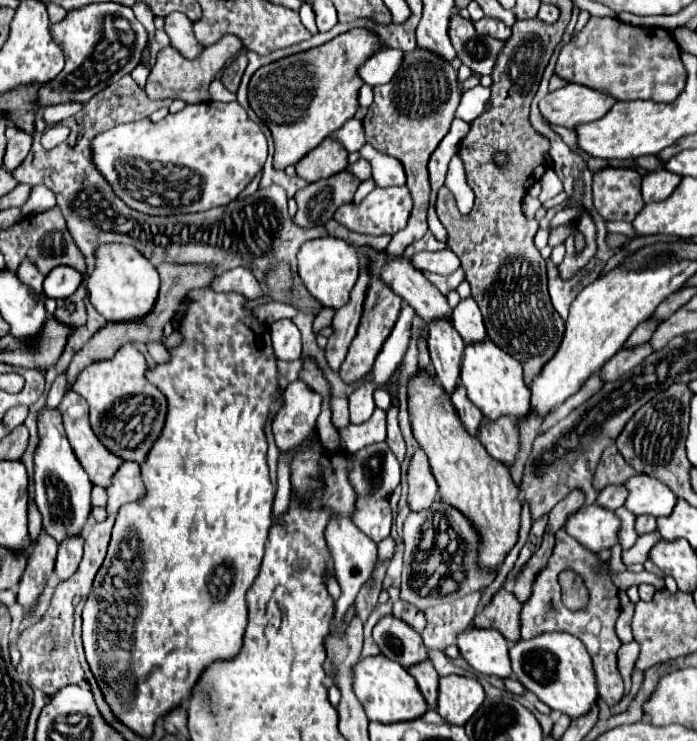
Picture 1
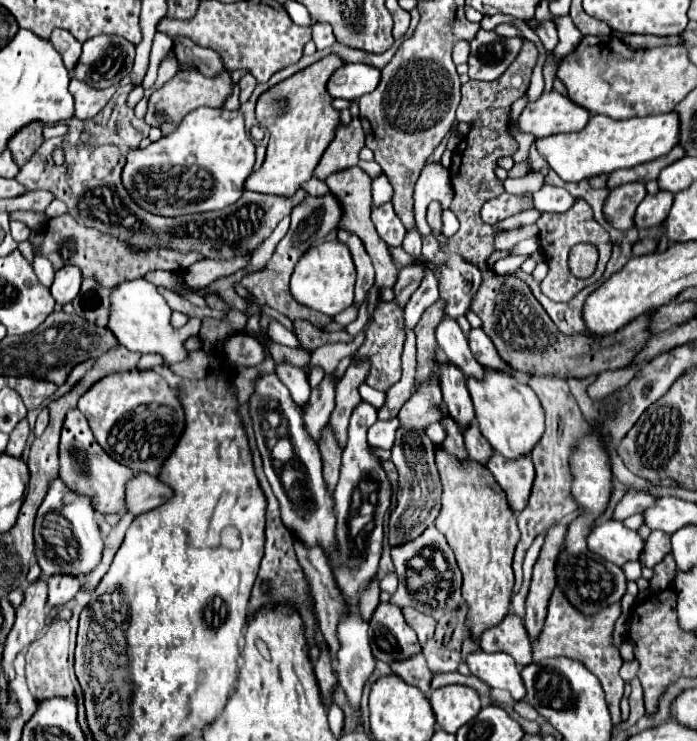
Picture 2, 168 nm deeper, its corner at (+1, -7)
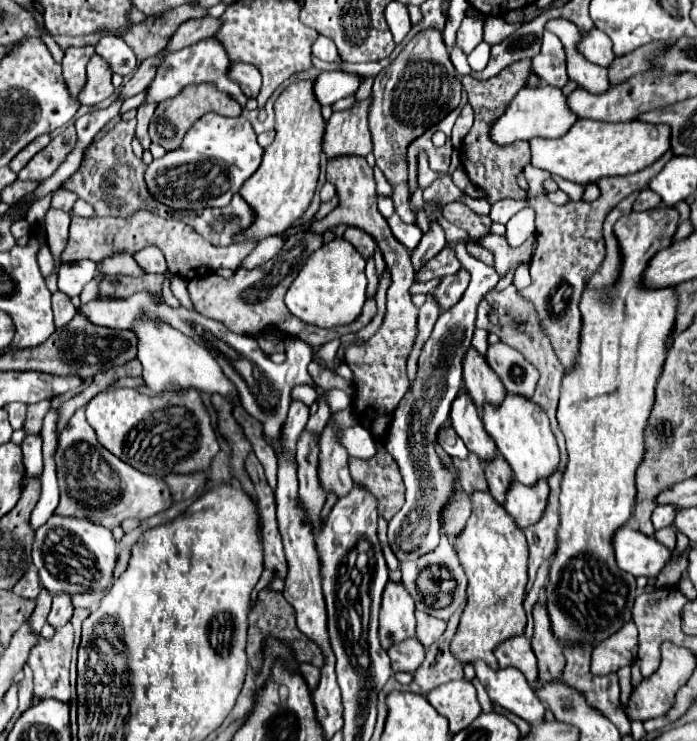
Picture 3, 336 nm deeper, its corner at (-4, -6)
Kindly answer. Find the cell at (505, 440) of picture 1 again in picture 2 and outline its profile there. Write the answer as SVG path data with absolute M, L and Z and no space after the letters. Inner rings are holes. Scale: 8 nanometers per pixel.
M493 452L491 460L487 462L487 468L491 470L499 486L507 492L511 510L513 512L523 510L535 476L531 456L519 456L519 460L507 460L505 456L499 456L497 452Z

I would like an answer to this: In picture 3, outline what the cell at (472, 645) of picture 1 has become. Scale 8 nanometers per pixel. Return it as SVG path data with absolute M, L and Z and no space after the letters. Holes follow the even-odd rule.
M476 661L474 669L492 703L522 717L530 725L536 725L544 719L544 705L534 695L534 689L518 669L508 667L494 671L484 661Z

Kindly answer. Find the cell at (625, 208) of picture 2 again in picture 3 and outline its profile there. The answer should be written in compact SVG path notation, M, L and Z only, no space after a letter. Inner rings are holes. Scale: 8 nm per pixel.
M644 189L638 199L634 201L634 211L648 211L648 209L654 209L660 205L660 197L648 189Z

